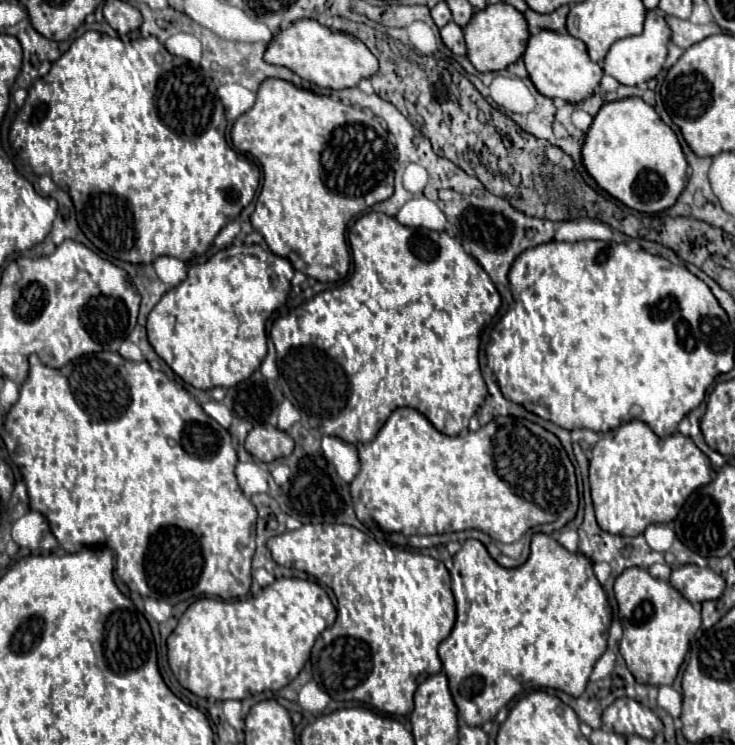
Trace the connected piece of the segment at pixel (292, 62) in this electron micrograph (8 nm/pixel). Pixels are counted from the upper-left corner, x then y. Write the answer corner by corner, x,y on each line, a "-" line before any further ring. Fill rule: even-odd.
312,19
296,21
290,29
280,31
270,41
264,53
264,61
272,65
288,67
298,77
318,87
330,87
330,89
358,87
362,79
368,79
378,71
378,59
370,53
370,49
360,39
342,31
332,31

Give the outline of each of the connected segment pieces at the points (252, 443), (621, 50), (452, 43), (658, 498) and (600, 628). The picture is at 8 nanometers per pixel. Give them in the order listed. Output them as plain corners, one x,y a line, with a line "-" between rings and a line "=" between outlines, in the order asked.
258,425
248,433
244,447
258,461
270,463
280,457
288,457
294,451
294,441
278,427
=
646,11
644,31
640,35
624,37
624,39
618,39
616,43
612,43
612,47
608,49
608,53
604,57
602,71
612,75
614,79
618,79
624,85
646,83
646,81
654,79
658,75
658,71
662,69
670,41
672,41
672,31
670,31
666,19
662,15
658,15
656,11
=
450,21
448,25
444,25
444,27
440,29
440,39
442,39
442,43
444,43
454,55
466,55
466,45
464,45
462,27
458,27
454,21
=
630,421
604,433
592,449
590,487
598,525
612,535
636,537
650,523
670,523
692,491
710,483
710,459
682,433
660,439
646,423
=
536,533
532,537
532,553
528,561
516,569
500,567
476,539
466,539
454,555
452,593
456,599
458,619
448,639
438,647
448,687
458,709
458,717
470,726
496,717
526,687
548,687
564,691
572,697
584,693
594,663
606,651
610,607
602,585
598,583
592,561
582,553
566,551
550,535

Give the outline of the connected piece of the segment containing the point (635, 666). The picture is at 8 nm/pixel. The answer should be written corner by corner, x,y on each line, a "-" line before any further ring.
640,567
626,569
616,579
614,593
618,601
620,625
624,629
620,655
624,657
630,673
638,683
656,687
672,685
690,649
690,639
700,629
701,604
684,599
670,583
654,579

